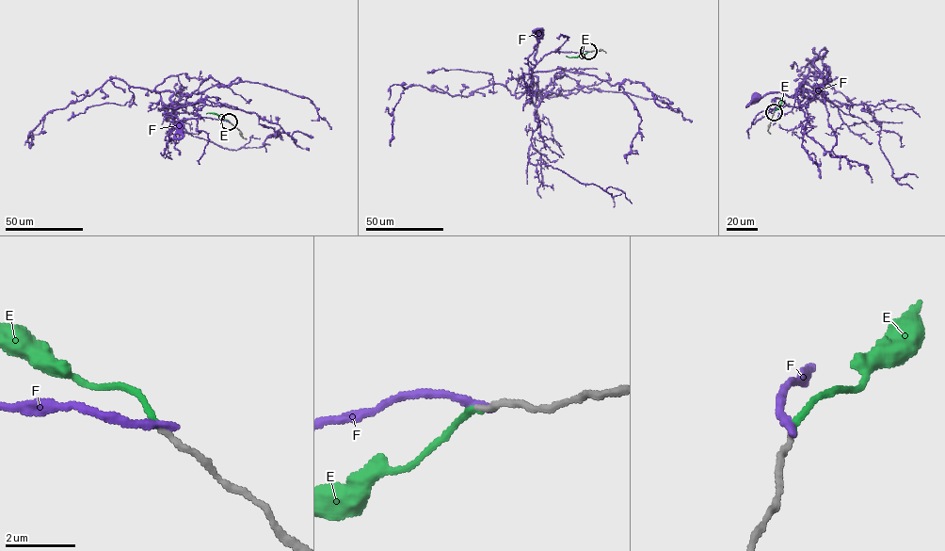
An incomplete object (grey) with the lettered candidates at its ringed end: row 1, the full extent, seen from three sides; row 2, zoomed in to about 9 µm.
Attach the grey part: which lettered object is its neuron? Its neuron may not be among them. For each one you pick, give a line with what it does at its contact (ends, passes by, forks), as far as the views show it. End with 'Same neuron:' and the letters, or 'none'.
E: it ends
Same neuron: E

